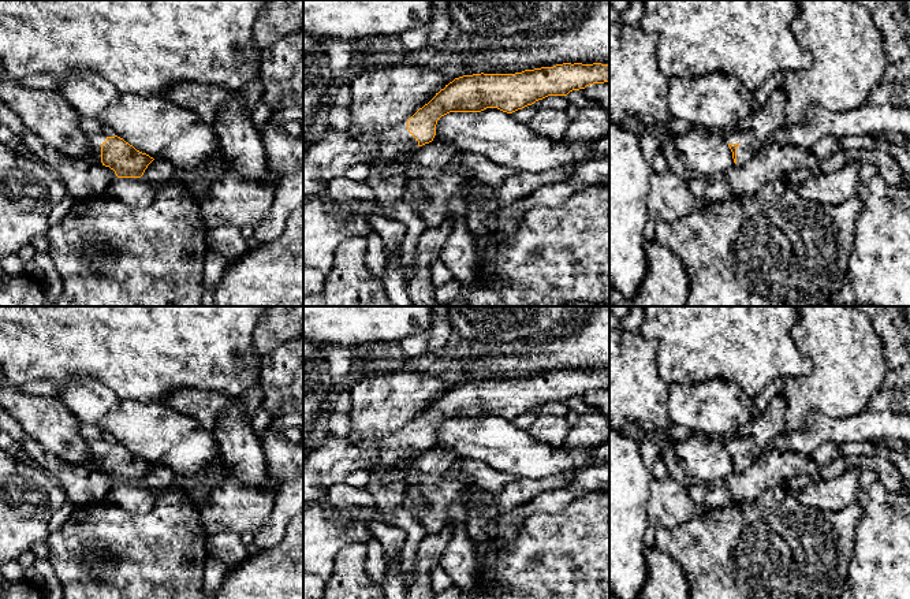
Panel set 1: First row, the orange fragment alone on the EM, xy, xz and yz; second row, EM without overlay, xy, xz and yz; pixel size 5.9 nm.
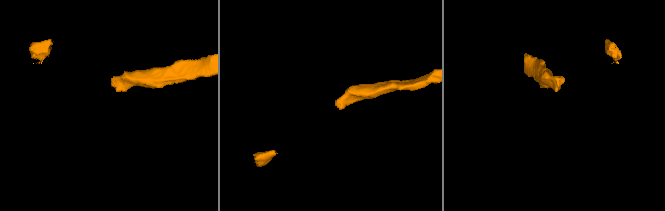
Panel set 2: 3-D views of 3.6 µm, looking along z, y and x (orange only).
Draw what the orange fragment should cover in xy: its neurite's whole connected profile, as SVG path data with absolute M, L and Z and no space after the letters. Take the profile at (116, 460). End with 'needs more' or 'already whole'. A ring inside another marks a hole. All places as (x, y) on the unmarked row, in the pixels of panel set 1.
M104 439L89 442L89 451L94 465L113 476L118 484L141 484L154 466L118 442L108 443Z; needs more

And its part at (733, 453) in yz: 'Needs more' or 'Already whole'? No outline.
Needs more

